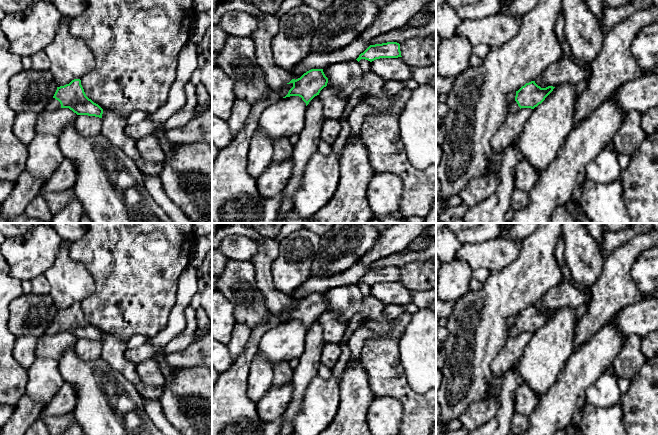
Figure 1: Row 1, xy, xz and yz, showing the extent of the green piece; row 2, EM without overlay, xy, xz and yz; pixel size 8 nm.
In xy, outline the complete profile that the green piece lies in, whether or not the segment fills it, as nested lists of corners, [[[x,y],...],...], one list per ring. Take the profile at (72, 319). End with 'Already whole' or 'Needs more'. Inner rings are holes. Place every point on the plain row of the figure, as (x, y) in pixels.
[[[74,303],[69,308],[57,311],[45,334],[56,335],[60,332],[69,332],[77,339],[102,342],[103,338],[103,333],[86,320],[80,303]]]. Needs more

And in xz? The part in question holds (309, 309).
[[[261,238],[255,242],[257,253],[250,261],[255,267],[256,283],[267,308],[271,313],[280,314],[286,308],[292,307],[293,311],[283,322],[299,320],[307,330],[327,310],[328,302],[323,293],[311,293],[295,304],[291,296],[278,290],[273,282],[272,264],[279,254],[279,243],[270,238]]]. Needs more

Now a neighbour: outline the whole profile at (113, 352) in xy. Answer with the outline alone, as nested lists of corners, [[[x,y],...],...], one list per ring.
[[[102,333],[102,352],[100,358],[106,361],[116,372],[121,373],[127,378],[136,387],[143,400],[159,399],[163,392],[162,388],[143,384],[138,376],[136,365],[126,358],[127,343],[123,342],[118,336]]]

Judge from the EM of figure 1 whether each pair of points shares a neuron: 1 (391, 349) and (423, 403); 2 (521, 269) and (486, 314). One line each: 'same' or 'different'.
1: same
2: same

